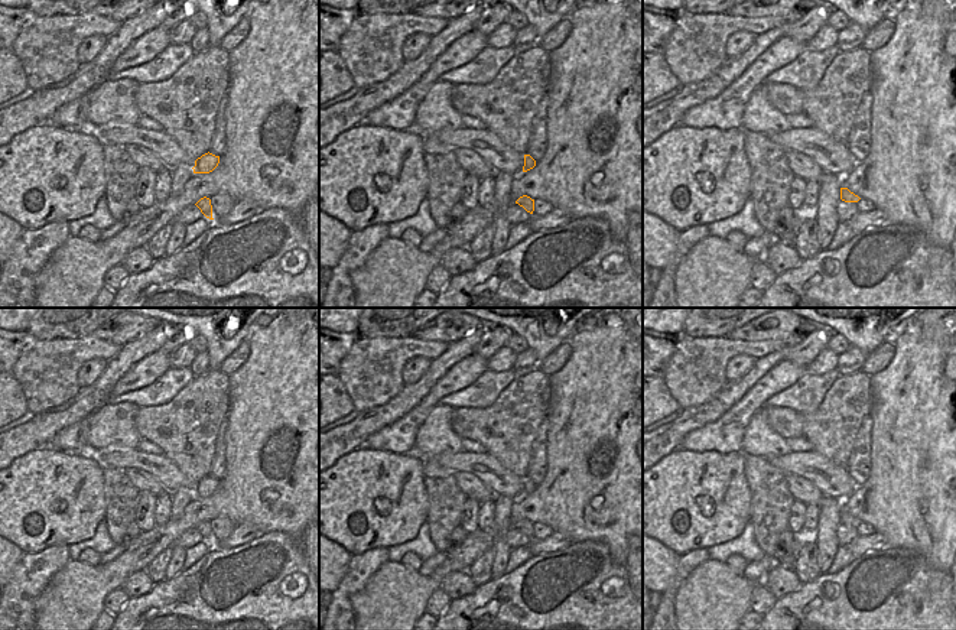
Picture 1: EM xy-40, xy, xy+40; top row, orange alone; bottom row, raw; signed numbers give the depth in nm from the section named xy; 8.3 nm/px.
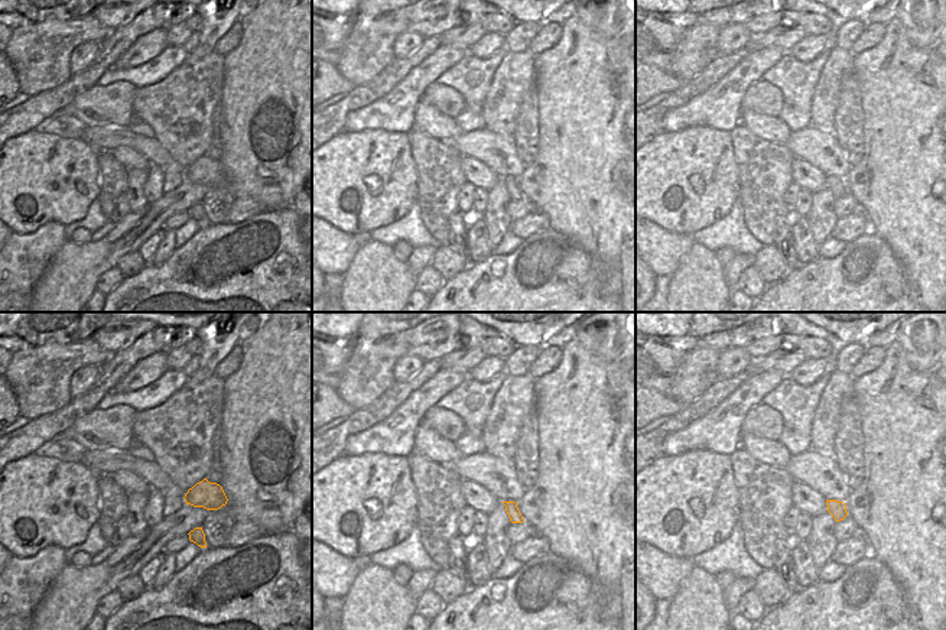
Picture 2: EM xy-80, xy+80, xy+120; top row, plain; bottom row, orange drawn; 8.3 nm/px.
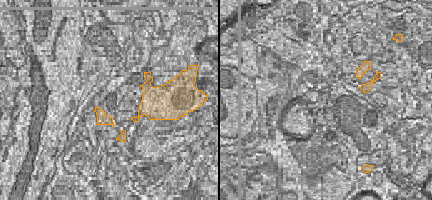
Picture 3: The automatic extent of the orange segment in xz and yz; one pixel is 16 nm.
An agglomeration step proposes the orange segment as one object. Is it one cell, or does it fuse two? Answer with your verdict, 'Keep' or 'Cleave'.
Keep

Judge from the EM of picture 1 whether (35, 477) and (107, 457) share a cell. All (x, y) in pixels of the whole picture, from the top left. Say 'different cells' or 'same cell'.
different cells

